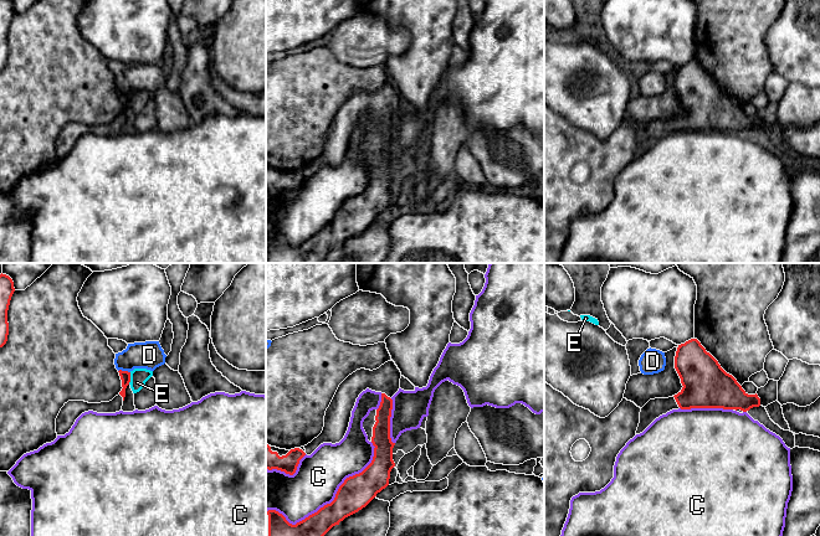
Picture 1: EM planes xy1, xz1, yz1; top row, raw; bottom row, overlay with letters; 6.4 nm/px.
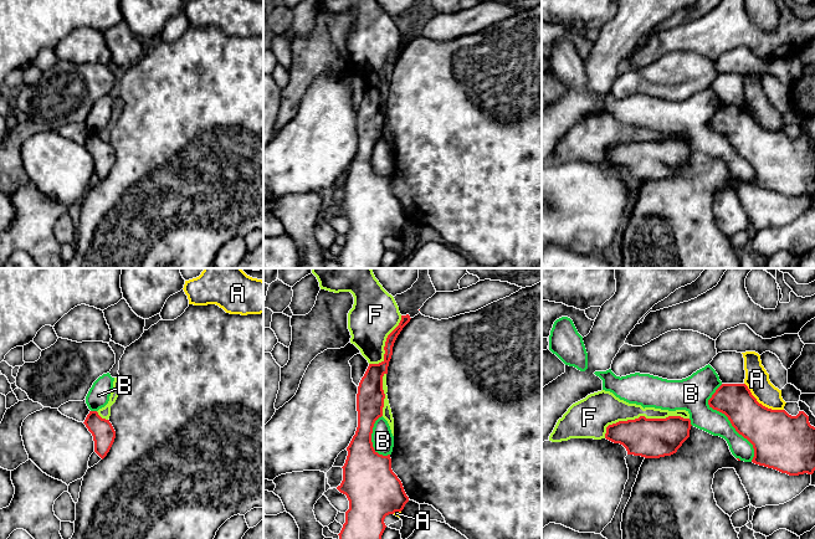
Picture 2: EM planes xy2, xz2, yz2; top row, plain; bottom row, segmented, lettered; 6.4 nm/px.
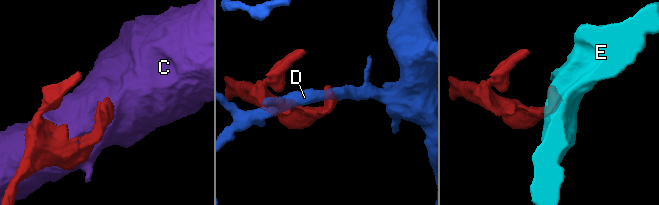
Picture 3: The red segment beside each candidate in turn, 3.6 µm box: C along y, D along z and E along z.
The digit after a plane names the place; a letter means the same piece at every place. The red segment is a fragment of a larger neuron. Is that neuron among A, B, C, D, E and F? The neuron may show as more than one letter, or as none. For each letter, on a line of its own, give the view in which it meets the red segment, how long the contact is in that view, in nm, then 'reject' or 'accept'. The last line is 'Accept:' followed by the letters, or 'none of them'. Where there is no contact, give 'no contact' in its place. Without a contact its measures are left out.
A: contact in yz2; length 320 nm; reject
B: contact in yz2; length 550 nm; reject
C: contact in xz1; length 800 nm; reject
D: contact in xy1; length 80 nm; reject
E: contact in xy1; length 80 nm; reject
F: contact in yz2; length 550 nm; reject
Accept: none of them

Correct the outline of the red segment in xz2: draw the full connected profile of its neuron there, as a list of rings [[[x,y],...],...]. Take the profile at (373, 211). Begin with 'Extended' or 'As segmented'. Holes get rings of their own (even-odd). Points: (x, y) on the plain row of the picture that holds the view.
As segmented. [[[409,36],[401,37],[399,47],[386,60],[384,82],[379,86],[369,86],[358,108],[358,149],[347,169],[348,178],[342,189],[343,202],[337,209],[337,211],[345,216],[349,222],[349,231],[345,233],[345,245],[338,256],[342,268],[380,268],[381,257],[386,250],[384,245],[385,238],[394,236],[395,233],[401,233],[409,224],[401,202],[391,191],[390,176],[383,178],[374,171],[371,155],[375,143],[383,138],[385,120],[383,98],[388,96],[394,65],[410,41]]]

